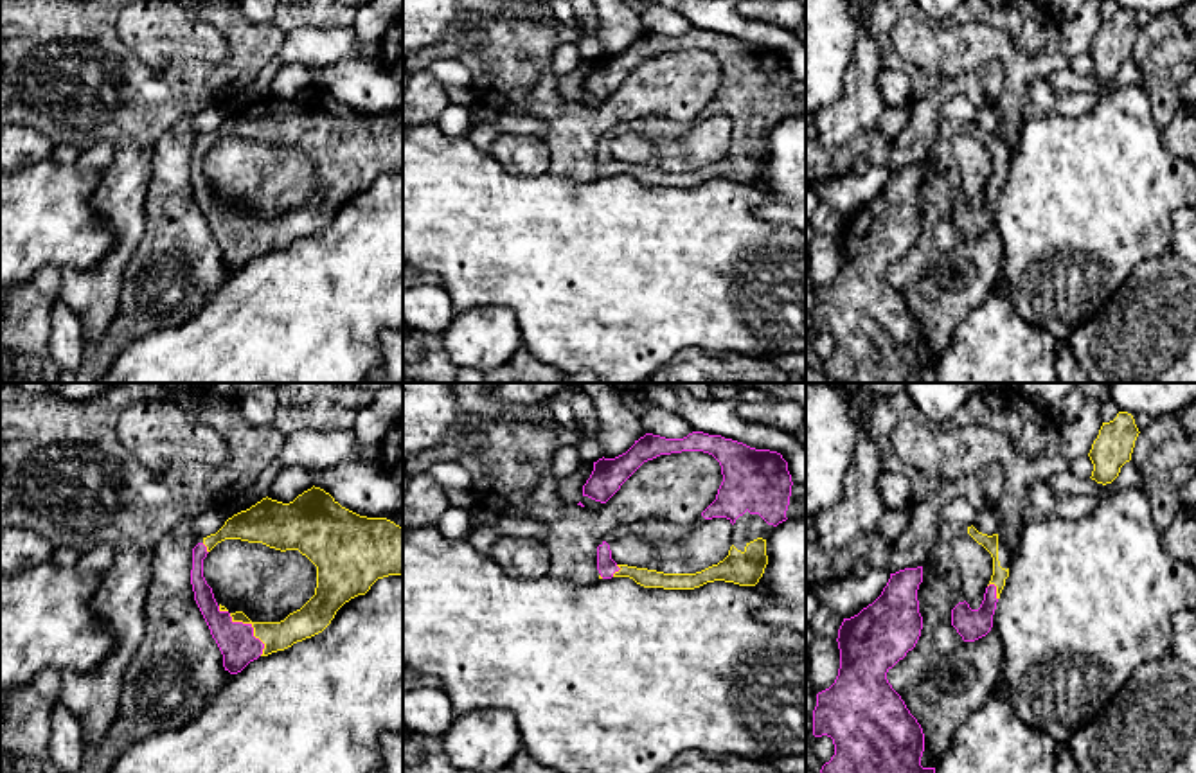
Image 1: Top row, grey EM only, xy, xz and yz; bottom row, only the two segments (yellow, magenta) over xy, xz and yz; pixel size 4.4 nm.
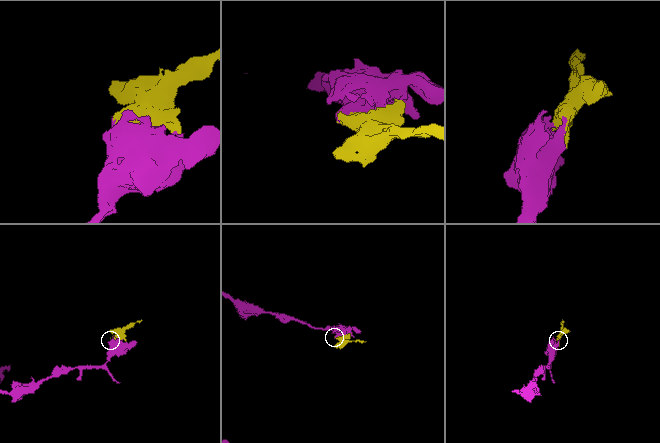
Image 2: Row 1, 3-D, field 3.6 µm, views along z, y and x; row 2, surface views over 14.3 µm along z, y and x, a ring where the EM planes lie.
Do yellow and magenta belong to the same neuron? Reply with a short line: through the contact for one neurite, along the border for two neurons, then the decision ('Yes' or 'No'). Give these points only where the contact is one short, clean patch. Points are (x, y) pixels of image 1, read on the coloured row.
Yes

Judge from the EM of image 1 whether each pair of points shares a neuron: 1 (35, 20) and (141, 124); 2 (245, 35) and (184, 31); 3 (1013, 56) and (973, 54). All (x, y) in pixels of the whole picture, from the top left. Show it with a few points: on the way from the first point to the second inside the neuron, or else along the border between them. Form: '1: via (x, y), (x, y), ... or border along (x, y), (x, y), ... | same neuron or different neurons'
1: via (74, 35), (96, 35), (123, 54), (132, 85) | same neuron
2: border along (223, 31), (229, 54), (218, 63), (205, 63) | different neurons
3: via (1004, 51), (982, 51) | same neuron

